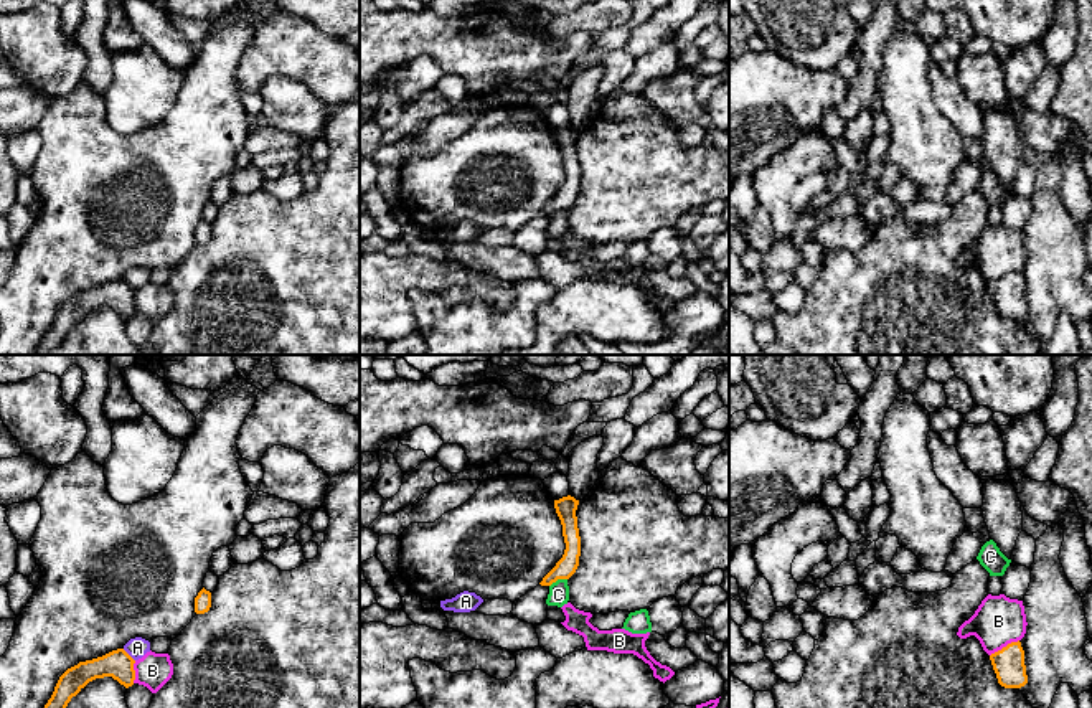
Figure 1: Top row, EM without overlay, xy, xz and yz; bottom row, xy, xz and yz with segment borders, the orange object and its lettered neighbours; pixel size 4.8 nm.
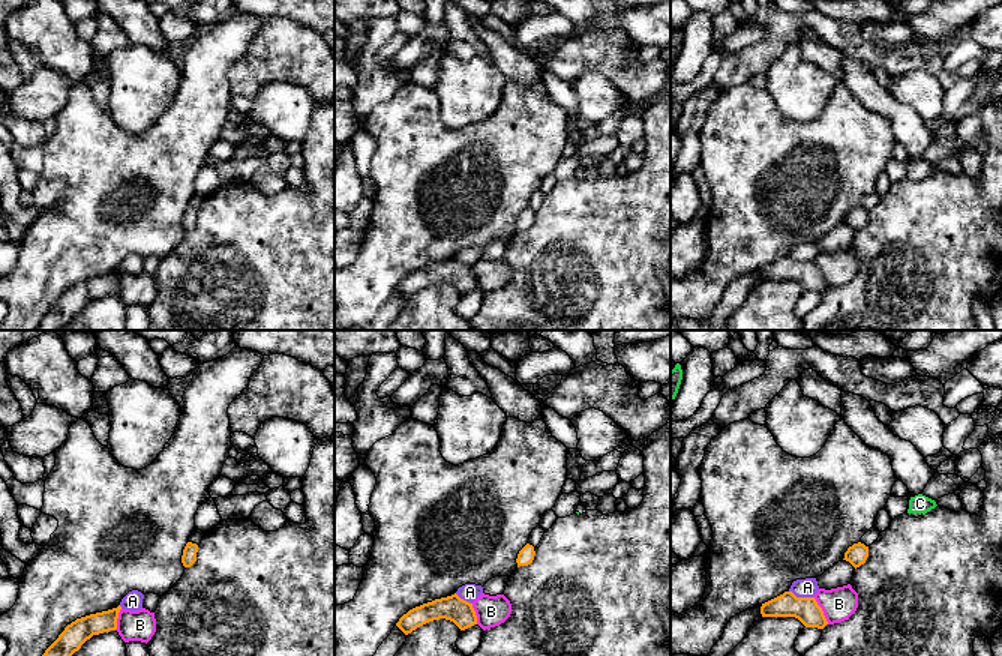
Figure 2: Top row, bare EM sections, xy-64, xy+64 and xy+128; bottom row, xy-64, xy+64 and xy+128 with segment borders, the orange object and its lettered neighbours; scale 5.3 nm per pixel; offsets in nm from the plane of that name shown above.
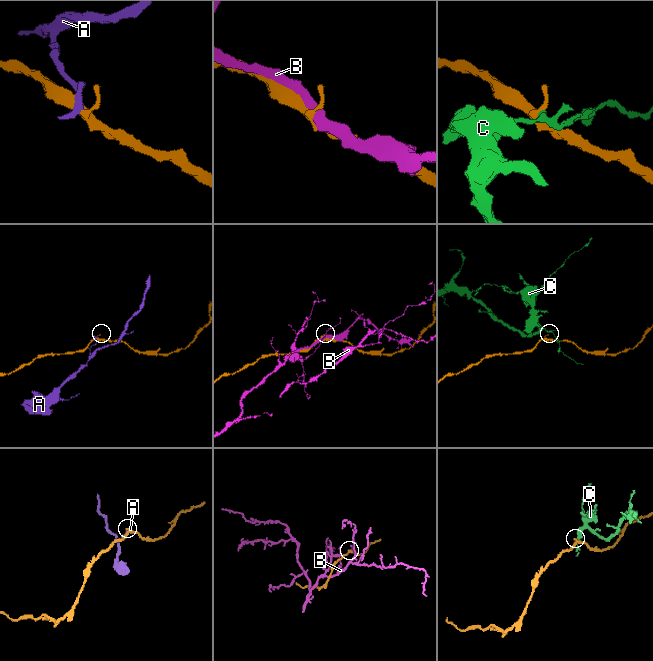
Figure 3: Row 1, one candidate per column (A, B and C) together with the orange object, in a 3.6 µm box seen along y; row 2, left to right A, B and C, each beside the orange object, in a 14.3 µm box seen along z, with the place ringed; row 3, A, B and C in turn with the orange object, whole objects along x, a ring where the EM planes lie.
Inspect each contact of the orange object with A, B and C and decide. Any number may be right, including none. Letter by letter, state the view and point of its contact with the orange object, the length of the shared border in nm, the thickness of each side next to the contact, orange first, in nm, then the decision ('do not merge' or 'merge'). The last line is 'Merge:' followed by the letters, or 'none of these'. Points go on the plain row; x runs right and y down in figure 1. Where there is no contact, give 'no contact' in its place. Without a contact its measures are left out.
A: contact xy (129, 286); length 90 nm; calibres 140 and 100 nm; do not merge
B: contact yz (1003, 278); length 170 nm; calibres 160 and 240 nm; do not merge
C: contact xz (558, 208); length 100 nm; calibres 100 and 100 nm; do not merge
Merge: none of these

